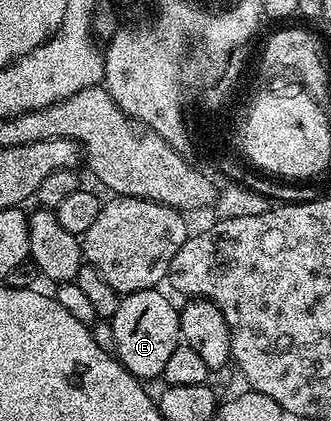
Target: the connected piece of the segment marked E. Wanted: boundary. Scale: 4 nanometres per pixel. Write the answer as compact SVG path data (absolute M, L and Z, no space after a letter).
M146 288L140 292L126 293L117 306L117 314L109 317L111 324L111 340L115 343L114 355L139 380L150 382L151 379L162 377L165 362L172 356L175 347L181 343L179 335L179 308L171 305L155 288Z

